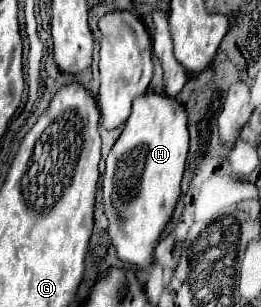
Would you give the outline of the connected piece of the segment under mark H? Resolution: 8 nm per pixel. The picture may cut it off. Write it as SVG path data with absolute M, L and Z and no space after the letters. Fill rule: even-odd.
M146 92L134 100L132 114L106 158L102 180L104 212L108 216L110 240L122 262L136 264L138 268L150 268L154 262L158 238L170 222L180 198L190 148L186 118L186 110L176 98ZM136 176L140 176L138 182Z

